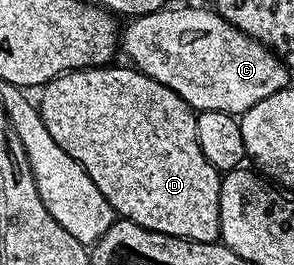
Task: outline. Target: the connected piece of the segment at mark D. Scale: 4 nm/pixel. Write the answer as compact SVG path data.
M117 66L66 71L46 83L39 108L47 132L86 170L120 218L171 237L218 242L223 175L199 149L197 112L136 67Z

